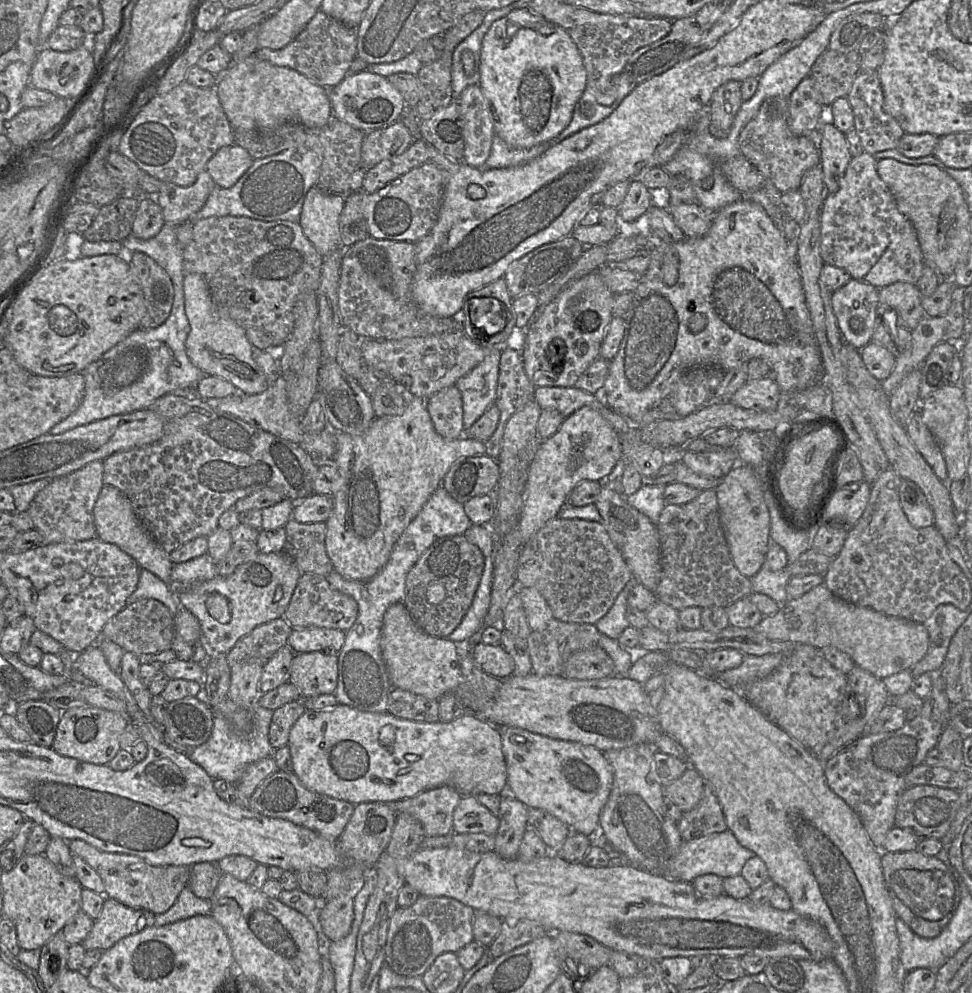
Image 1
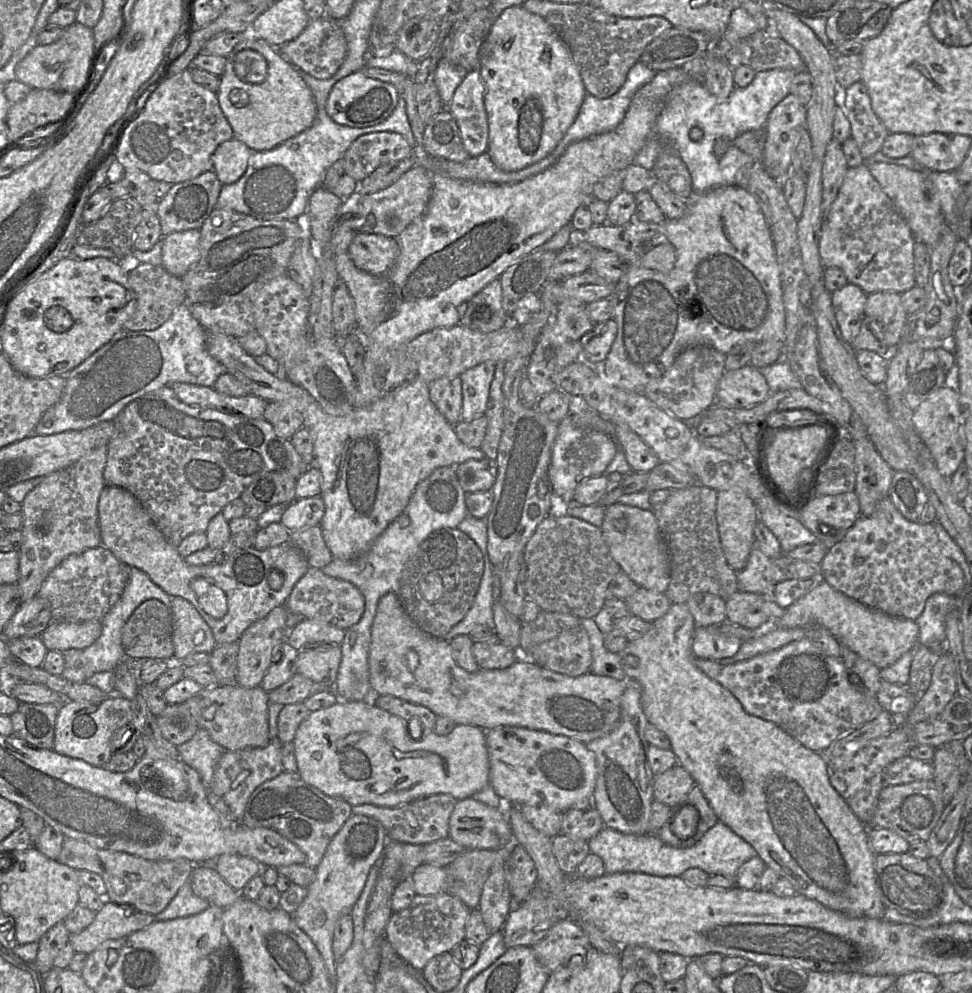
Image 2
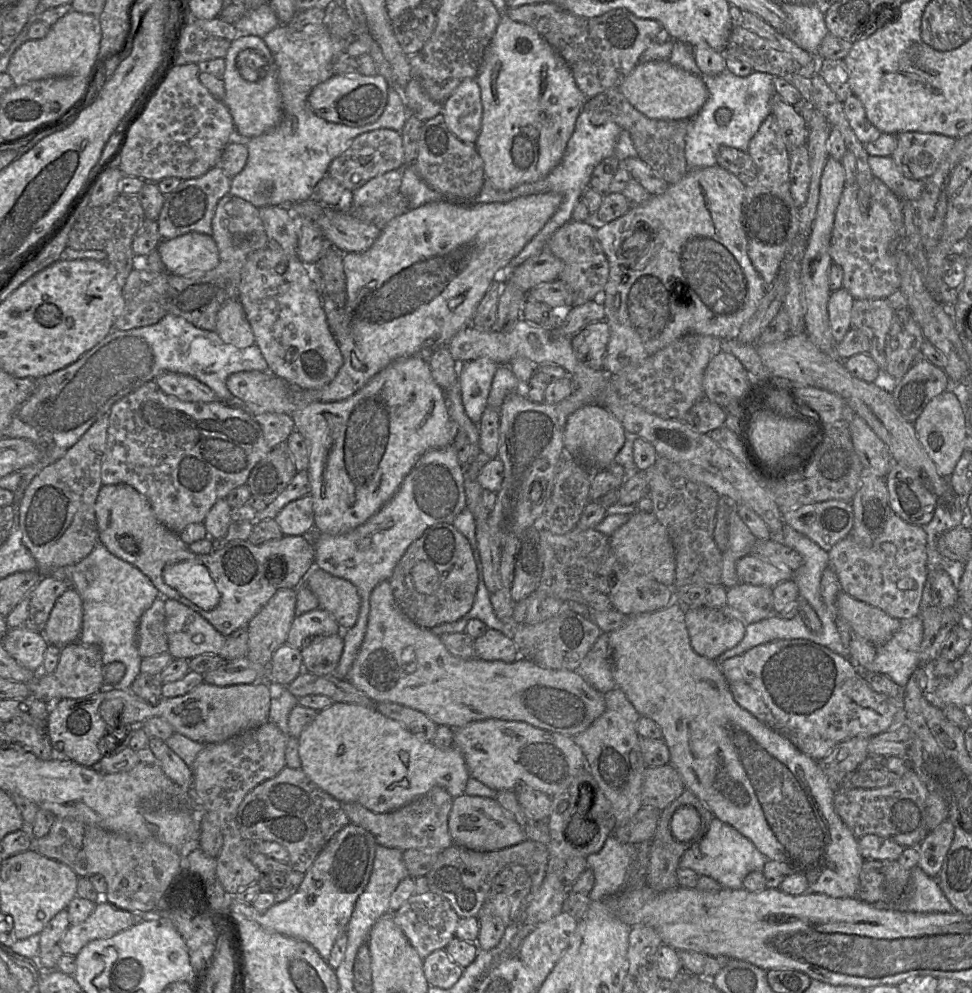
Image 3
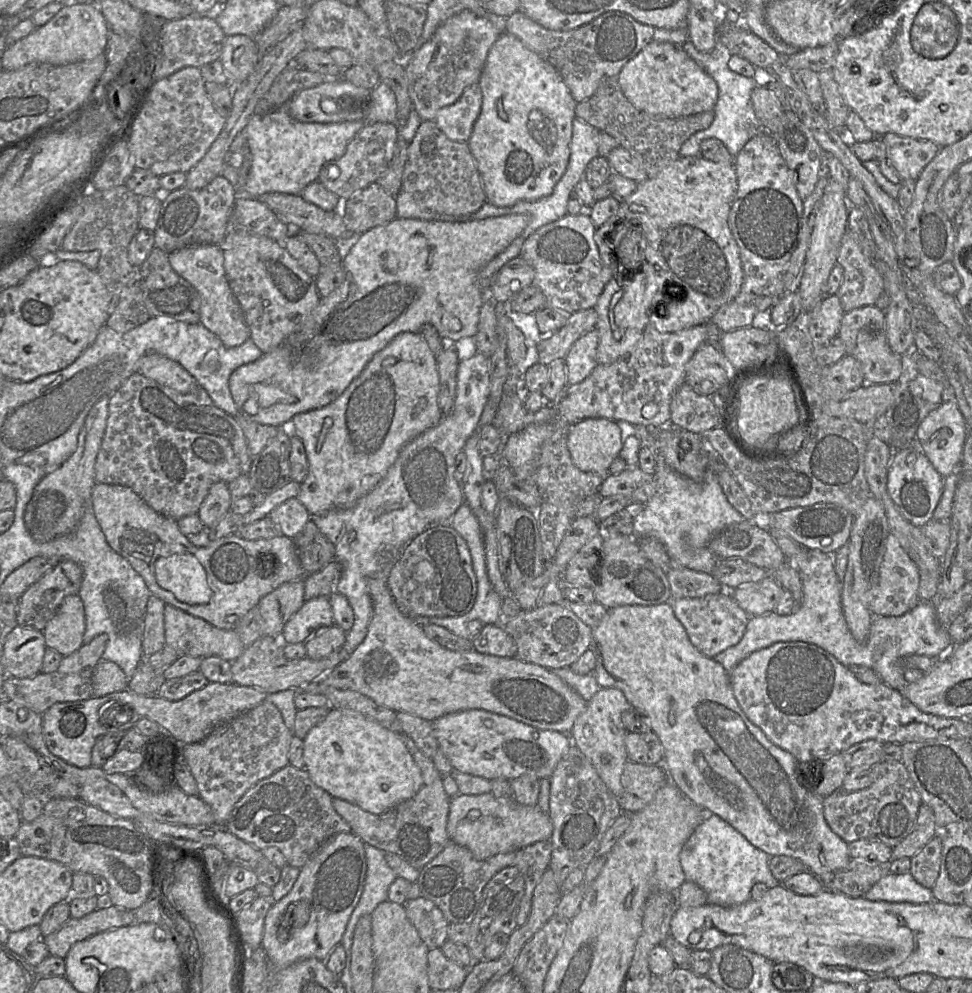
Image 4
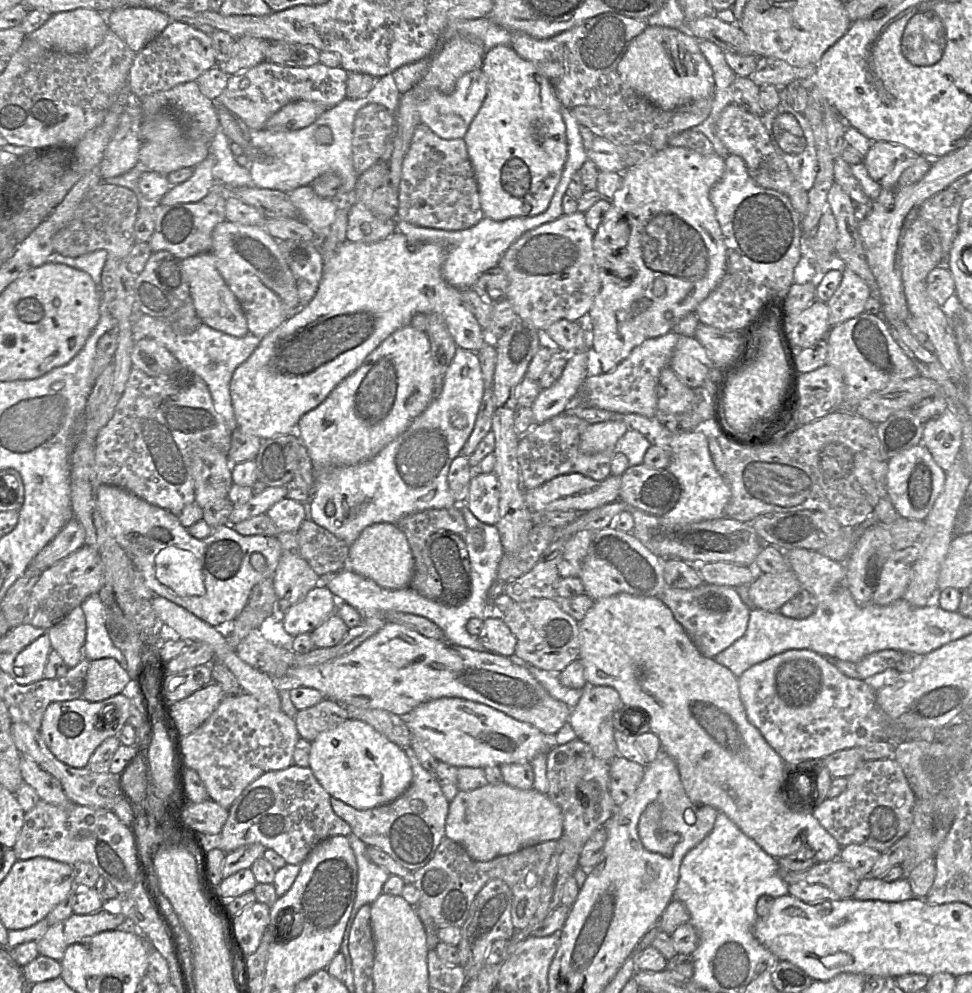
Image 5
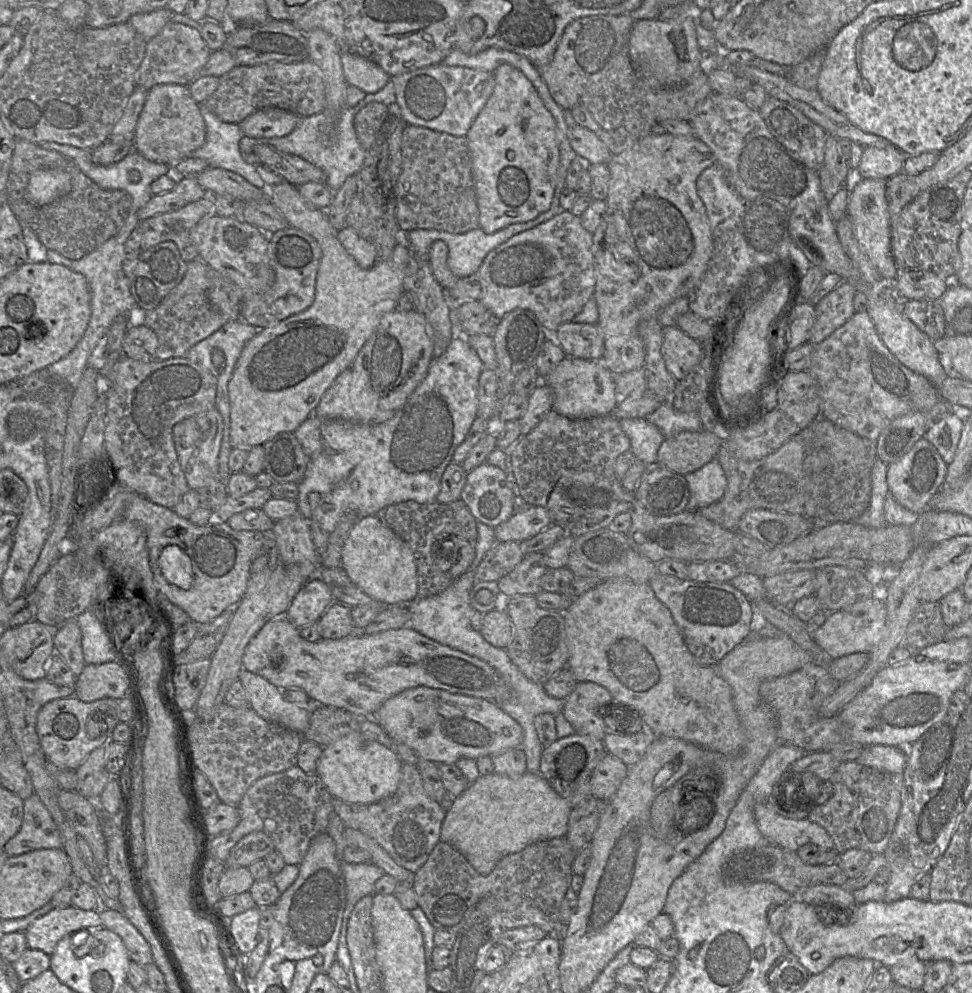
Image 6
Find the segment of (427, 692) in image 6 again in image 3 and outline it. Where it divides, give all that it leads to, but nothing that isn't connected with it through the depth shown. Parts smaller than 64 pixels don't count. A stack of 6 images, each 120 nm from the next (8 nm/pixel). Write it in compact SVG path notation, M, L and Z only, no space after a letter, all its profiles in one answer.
M490 718L454 729L453 744L465 760L470 776L496 791L529 787L550 797L562 792L586 765L573 737L534 727L522 721Z

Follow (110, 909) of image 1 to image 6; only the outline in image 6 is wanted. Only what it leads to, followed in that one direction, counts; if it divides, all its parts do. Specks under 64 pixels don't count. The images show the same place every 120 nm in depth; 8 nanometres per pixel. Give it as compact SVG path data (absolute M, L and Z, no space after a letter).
M73 906L52 909L35 920L25 931L28 948L52 955L57 943L66 935L102 926L97 910Z

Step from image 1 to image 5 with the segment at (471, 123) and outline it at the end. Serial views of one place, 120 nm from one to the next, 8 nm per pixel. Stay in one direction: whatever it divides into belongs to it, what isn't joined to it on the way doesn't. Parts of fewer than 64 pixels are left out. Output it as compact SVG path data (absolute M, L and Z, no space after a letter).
M482 69L468 72L457 80L455 90L451 94L447 95L434 90L425 95L418 105L421 123L427 125L443 139L464 138L473 118L483 104L486 94L487 77Z

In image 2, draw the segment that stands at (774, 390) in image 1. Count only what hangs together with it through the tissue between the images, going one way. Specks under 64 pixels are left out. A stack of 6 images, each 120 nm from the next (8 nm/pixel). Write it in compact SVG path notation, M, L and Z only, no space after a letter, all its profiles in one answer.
M750 364L722 375L717 391L716 401L729 408L750 408L771 394L768 384L759 369Z

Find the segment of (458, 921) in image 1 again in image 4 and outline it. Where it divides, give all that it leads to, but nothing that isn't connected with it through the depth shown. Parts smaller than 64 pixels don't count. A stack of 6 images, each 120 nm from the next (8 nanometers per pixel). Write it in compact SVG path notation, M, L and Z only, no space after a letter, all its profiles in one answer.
M418 897L403 904L408 920L417 930L429 950L440 949L448 940L449 922L441 910L429 899Z

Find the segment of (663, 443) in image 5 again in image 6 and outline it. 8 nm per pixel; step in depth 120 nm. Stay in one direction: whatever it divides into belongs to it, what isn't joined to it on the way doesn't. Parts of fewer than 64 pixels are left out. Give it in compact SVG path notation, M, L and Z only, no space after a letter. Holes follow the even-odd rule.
M670 402L661 403L654 412L645 418L655 425L665 438L683 431L703 430L703 424L697 412L679 412L673 408ZM717 458L700 469L684 475L690 491L685 511L697 511L719 501L727 487L727 478Z

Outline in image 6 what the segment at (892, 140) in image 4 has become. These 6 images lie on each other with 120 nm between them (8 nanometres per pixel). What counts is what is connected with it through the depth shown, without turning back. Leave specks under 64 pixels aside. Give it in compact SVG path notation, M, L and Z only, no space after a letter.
M892 144L883 148L868 146L857 168L863 179L889 179L903 171L905 159L906 155Z

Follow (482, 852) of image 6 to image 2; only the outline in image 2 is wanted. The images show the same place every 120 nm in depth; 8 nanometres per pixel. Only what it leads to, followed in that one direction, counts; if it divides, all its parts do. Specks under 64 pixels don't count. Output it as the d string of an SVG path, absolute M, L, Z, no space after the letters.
M472 797L457 801L449 818L449 838L466 849L499 849L514 840L506 810L488 806Z

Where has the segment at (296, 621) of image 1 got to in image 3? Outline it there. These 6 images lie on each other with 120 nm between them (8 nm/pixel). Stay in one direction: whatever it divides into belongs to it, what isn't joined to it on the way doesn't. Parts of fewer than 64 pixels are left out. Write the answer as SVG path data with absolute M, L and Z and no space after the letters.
M315 567L303 580L318 599L319 607L328 611L342 630L348 630L358 619L361 597L350 581Z

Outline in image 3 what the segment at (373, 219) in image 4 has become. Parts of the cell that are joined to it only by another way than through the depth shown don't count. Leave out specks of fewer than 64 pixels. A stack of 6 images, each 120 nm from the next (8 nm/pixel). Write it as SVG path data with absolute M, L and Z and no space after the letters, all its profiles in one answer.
M402 169L387 171L378 175L352 192L354 206L373 205L399 192L402 180Z

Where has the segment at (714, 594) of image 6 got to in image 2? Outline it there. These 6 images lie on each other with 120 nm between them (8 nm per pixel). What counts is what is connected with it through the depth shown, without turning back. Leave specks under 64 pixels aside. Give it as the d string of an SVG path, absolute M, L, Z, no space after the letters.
M696 626L692 639L692 653L696 658L720 660L734 656L742 643L740 639L724 636L716 629Z

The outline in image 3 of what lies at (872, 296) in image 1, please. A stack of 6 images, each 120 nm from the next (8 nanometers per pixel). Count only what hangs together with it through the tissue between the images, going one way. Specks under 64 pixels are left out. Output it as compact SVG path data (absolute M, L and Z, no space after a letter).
M843 287L831 293L828 317L833 339L839 343L851 329L851 310L855 299Z

